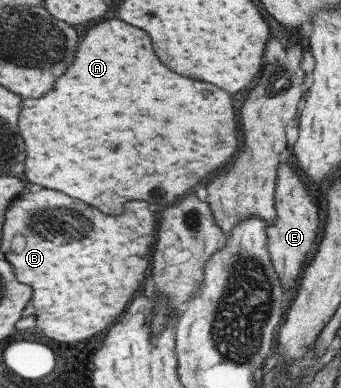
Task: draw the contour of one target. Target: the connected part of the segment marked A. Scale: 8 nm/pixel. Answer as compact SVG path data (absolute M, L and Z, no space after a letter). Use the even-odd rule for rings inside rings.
M100 19L86 30L78 43L74 63L60 75L60 79L56 79L52 91L40 99L22 101L18 129L26 145L24 175L28 181L46 189L62 191L74 199L82 199L108 215L120 213L122 205L132 199L158 203L164 207L174 203L178 197L156 197L152 193L186 193L200 181L172 179L210 179L210 173L224 169L238 149L238 119L232 97L212 83L194 81L168 71L168 67L164 67L154 55L148 33L120 19ZM158 155L164 155L164 163L182 163L182 167L158 165L162 163Z

